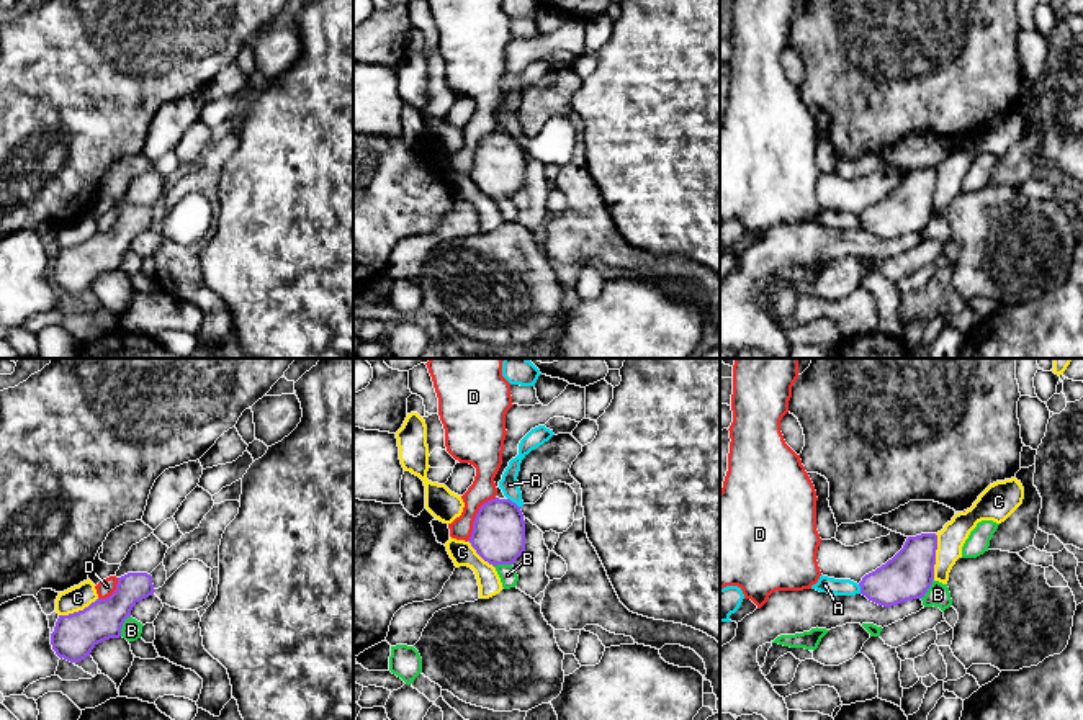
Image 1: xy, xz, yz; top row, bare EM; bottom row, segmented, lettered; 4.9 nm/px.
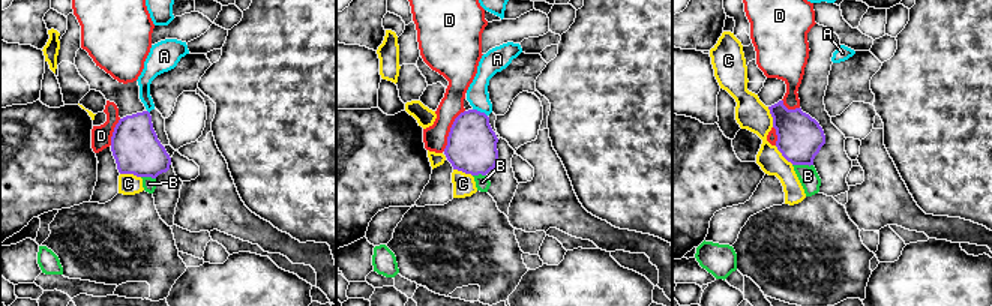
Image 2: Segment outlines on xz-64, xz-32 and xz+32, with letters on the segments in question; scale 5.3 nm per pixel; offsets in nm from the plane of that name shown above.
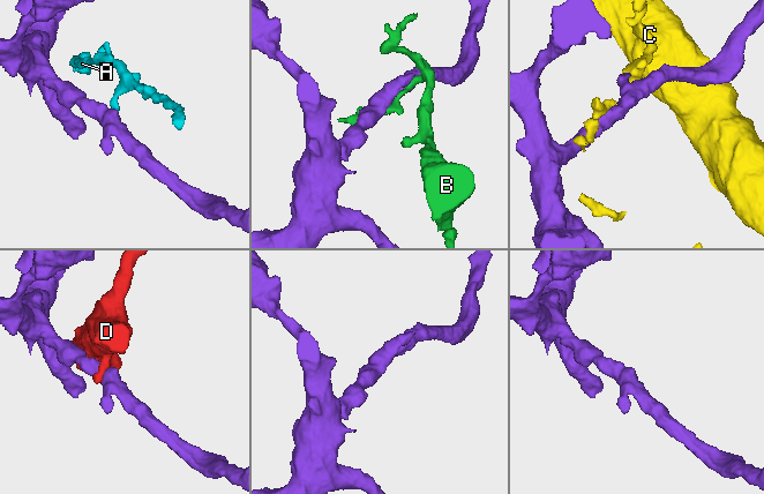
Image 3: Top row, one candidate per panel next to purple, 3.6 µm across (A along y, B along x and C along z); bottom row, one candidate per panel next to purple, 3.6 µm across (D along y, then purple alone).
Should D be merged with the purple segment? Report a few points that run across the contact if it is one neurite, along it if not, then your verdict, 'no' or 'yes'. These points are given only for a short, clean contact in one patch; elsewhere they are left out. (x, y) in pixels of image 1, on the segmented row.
no

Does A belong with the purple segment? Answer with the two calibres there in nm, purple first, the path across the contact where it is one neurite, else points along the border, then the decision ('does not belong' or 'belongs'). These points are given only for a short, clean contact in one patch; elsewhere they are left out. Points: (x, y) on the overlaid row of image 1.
260/90 nm | along xz (507, 498), (519, 508) | does not belong

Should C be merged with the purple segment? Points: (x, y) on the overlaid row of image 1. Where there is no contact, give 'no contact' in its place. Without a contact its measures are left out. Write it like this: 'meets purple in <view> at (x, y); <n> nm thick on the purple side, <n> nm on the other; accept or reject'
meets purple in yz at (934, 557); 240 nm thick on the purple side, 140 nm on the other; reject

